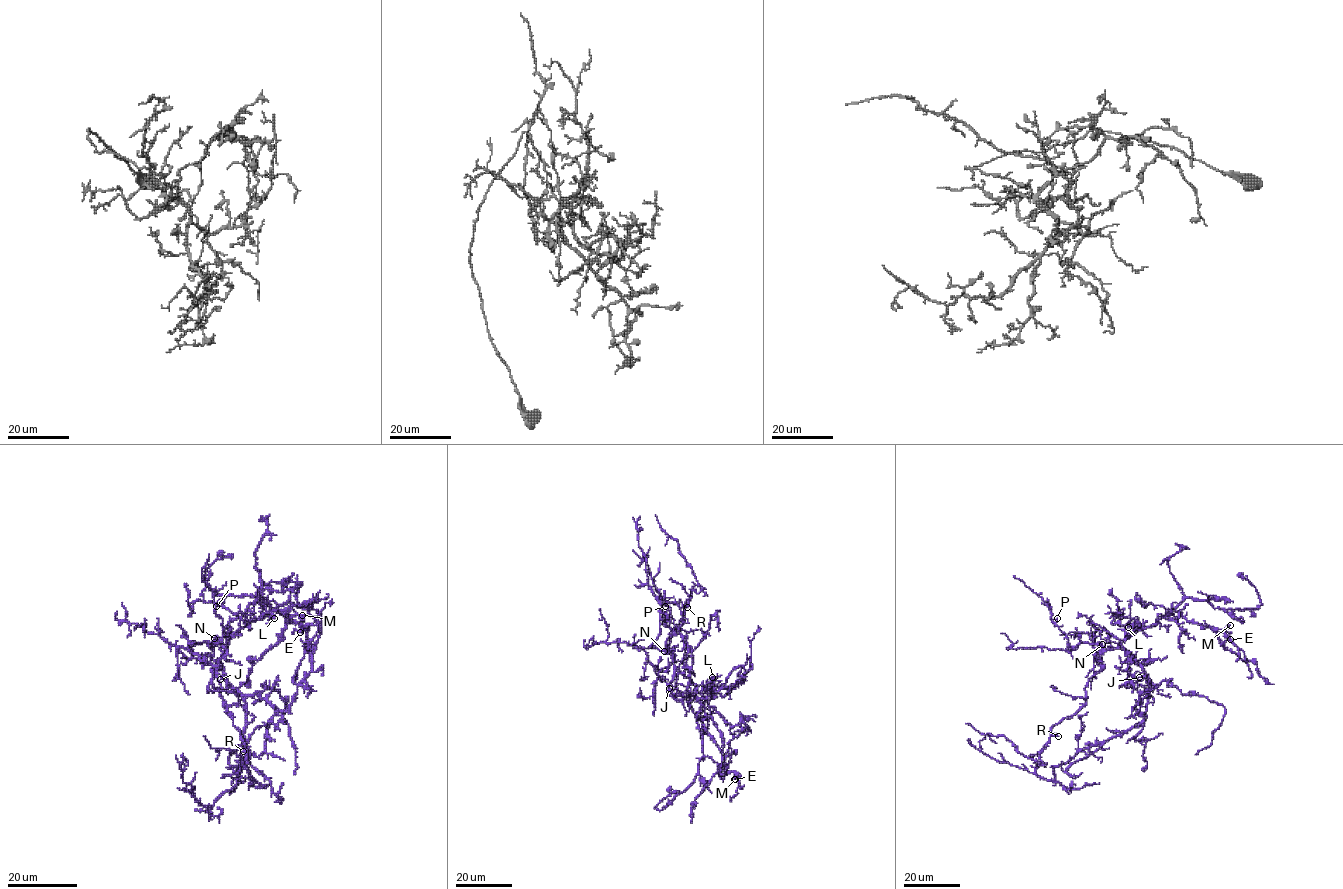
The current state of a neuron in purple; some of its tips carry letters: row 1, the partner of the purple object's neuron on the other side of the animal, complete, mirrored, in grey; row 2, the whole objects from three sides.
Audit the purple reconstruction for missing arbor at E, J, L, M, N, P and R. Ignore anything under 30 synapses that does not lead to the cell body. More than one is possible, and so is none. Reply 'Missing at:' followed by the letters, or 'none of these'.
Missing at: N

